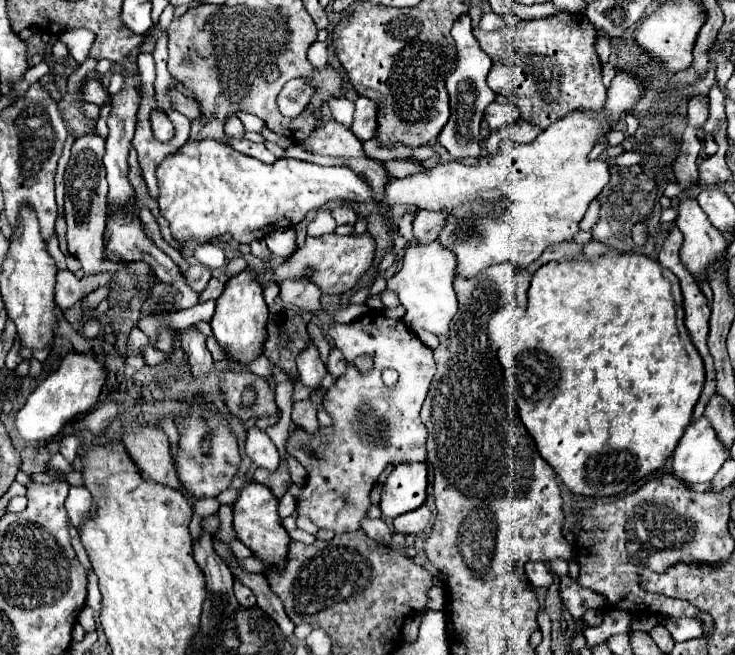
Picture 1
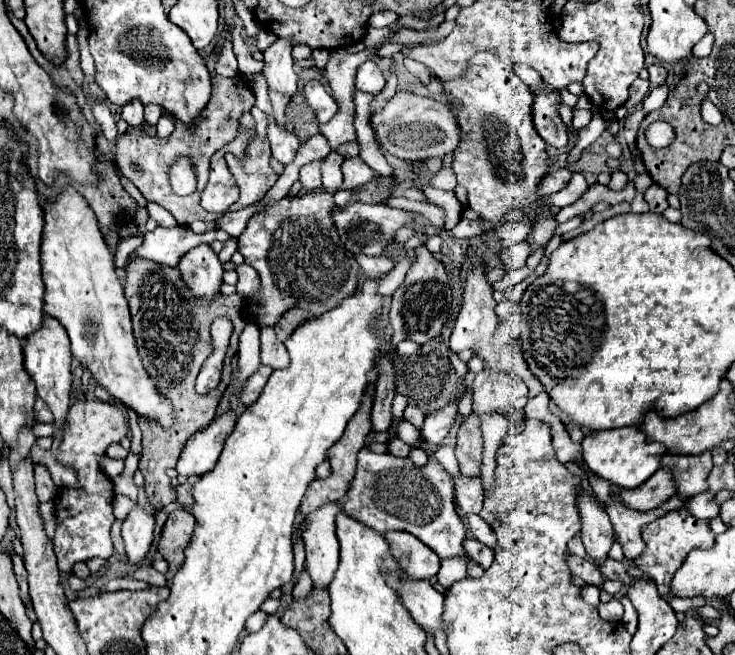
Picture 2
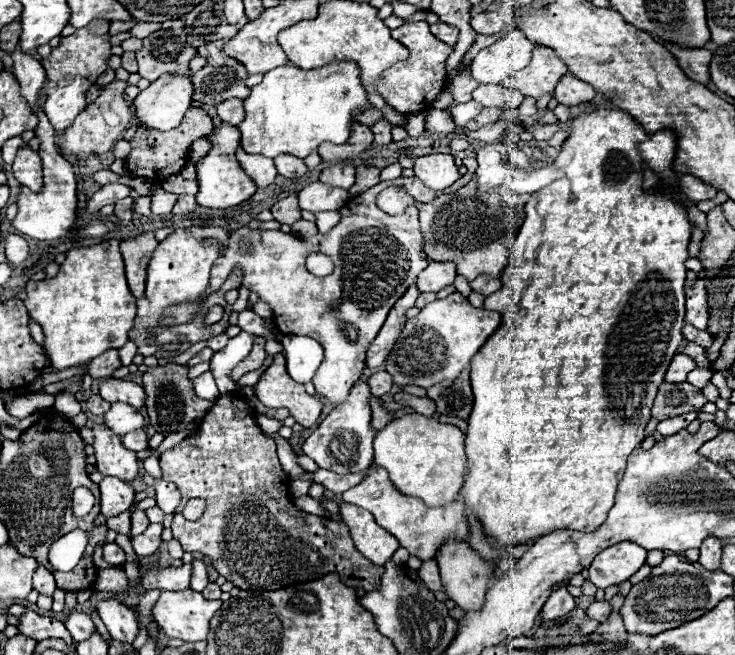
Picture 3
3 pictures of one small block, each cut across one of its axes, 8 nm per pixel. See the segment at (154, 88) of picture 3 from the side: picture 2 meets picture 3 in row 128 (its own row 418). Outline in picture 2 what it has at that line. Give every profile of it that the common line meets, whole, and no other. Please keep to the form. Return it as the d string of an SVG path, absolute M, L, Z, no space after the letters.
M66 186L54 200L44 200L44 230L42 230L42 244L40 244L40 266L42 266L42 280L46 286L44 292L44 310L48 316L54 316L68 332L72 342L72 356L86 366L94 380L106 388L116 400L130 406L134 412L146 418L156 418L164 428L172 424L172 406L164 396L156 392L148 374L144 374L144 366L140 364L138 348L132 334L132 322L128 312L128 300L124 298L124 286L116 276L114 256L104 242L104 236L98 228L98 220L88 206L88 202L70 186Z

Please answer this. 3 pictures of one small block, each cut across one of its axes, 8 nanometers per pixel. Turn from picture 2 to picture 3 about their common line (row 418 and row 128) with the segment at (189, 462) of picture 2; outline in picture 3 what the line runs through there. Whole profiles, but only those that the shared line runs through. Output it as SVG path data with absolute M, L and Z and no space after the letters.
M224 124L212 130L212 136L206 136L212 144L208 154L202 158L196 166L196 180L200 184L200 190L196 194L196 200L200 206L206 208L232 208L236 204L242 204L256 192L256 184L246 176L246 172L240 168L236 160L236 152L240 150L240 132L238 128L232 128L230 124Z

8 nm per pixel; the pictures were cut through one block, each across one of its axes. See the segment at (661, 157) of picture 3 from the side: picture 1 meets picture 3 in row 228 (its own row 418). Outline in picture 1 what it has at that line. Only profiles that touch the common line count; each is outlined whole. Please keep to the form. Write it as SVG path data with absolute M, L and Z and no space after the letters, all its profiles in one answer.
M608 252L594 260L566 260L566 262L548 262L536 270L528 290L528 310L518 322L518 334L514 346L498 350L498 358L504 366L506 380L510 382L518 406L518 414L528 434L534 438L534 444L540 456L554 468L558 478L572 494L604 498L624 492L630 484L642 480L644 476L660 470L664 462L672 456L678 446L680 436L692 420L694 404L704 386L704 364L692 344L684 324L683 296L676 276L666 276L662 266L642 254L614 254Z

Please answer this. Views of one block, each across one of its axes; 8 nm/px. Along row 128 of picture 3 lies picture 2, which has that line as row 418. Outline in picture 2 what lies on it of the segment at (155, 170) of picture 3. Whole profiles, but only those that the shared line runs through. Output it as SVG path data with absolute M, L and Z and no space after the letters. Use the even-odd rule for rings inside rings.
M132 258L128 268L126 268L126 284L124 284L124 292L126 292L126 298L128 298L128 304L130 304L130 314L132 314L132 326L134 326L134 338L136 338L136 346L138 346L138 354L140 354L140 360L142 360L142 366L144 370L148 372L148 376L152 378L156 390L166 396L170 402L172 402L172 408L174 408L174 424L170 428L162 428L156 420L146 420L144 416L138 416L138 424L142 428L142 456L140 456L140 470L144 474L144 488L146 488L146 494L148 494L148 502L152 504L154 510L162 510L166 508L168 504L174 502L176 498L176 492L172 490L170 486L170 478L166 476L166 468L168 466L176 466L178 462L178 456L186 444L186 440L190 438L190 434L194 434L196 430L202 430L206 428L214 416L216 416L216 406L226 390L226 386L230 384L230 374L232 374L232 368L230 368L230 360L234 358L234 354L238 352L238 338L246 326L246 320L242 318L242 308L244 308L244 300L242 296L238 296L236 292L230 294L230 296L224 296L224 294L218 294L212 298L210 304L202 304L202 300L198 296L192 294L192 290L184 284L182 280L182 274L178 268L170 268L170 266L162 266L162 264L156 264L152 260L144 260L144 258ZM216 316L226 316L230 318L232 322L236 322L234 326L234 334L232 334L232 340L230 340L230 348L228 348L228 354L226 354L226 362L224 362L224 376L222 376L222 382L218 388L214 388L212 392L208 394L198 394L194 390L194 382L196 382L196 376L200 372L200 366L204 364L204 360L210 356L212 352L212 340L210 340L210 324Z

